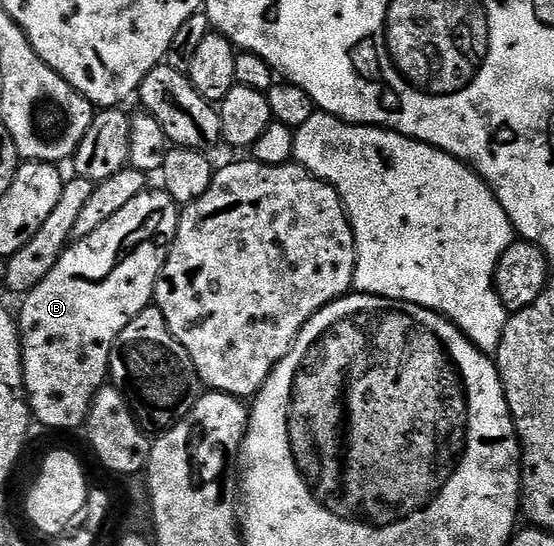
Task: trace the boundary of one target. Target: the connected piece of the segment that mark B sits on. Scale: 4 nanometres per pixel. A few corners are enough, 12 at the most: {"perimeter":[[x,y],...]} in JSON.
{"perimeter":[[137,194],[22,297],[27,405],[82,429],[180,205]]}

